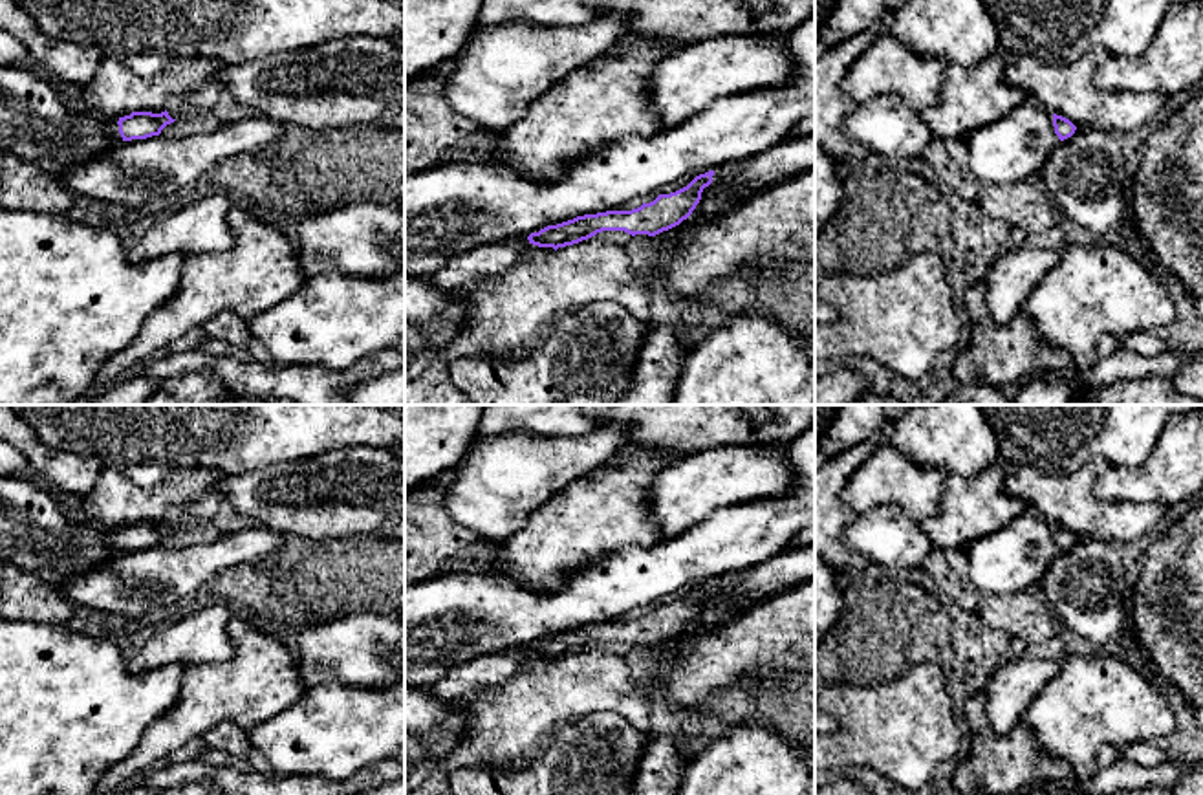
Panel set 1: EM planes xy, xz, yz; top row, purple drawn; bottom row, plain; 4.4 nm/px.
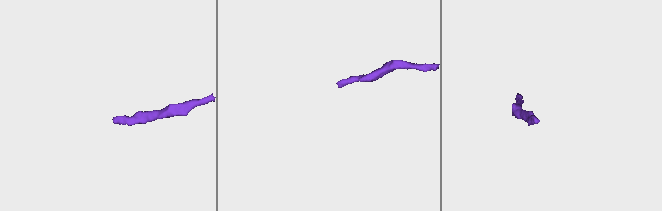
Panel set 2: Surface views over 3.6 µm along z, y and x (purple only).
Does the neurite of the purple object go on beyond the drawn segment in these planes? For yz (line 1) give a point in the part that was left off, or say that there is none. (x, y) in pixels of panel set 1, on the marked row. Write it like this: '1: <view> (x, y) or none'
1: none

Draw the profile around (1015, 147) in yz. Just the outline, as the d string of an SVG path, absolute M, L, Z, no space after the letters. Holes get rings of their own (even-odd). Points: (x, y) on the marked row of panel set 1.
M1029 99L965 137L969 170L983 183L1014 183L1040 174L1060 143L1053 114Z

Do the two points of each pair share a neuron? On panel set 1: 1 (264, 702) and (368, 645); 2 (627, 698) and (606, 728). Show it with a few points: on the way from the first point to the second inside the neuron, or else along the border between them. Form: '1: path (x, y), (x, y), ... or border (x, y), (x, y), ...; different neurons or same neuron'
1: border (293, 653), (299, 678), (306, 687); different neurons
2: border (574, 718), (594, 713), (619, 713), (645, 737); different neurons

